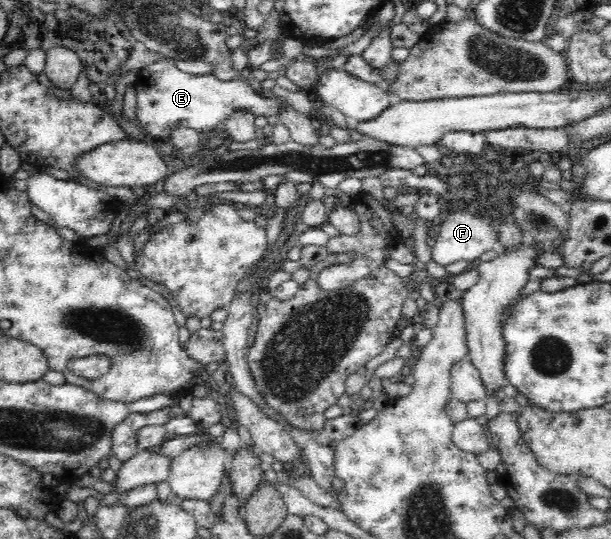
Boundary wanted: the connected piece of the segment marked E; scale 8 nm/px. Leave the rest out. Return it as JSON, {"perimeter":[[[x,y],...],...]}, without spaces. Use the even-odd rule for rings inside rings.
{"perimeter":[[[164,57],[160,61],[143,67],[133,83],[137,99],[136,119],[140,129],[153,137],[167,137],[175,127],[193,129],[200,133],[211,133],[222,126],[225,119],[233,113],[253,113],[275,120],[285,106],[294,106],[291,102],[275,97],[267,99],[249,86],[247,80],[225,81],[213,74],[193,75],[180,71],[175,66],[177,58]]]}

